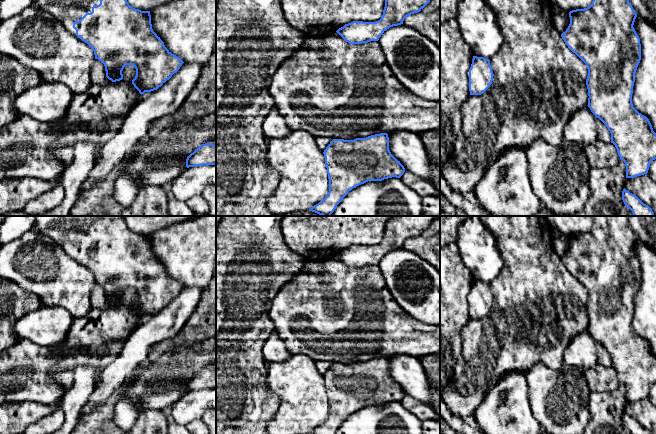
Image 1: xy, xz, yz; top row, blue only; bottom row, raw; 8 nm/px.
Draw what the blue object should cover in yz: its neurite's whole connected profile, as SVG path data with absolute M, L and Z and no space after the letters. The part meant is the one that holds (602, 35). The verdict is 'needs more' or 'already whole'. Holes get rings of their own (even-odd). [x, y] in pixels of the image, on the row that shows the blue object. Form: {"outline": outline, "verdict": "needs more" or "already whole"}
{"outline": "M593 0L592 4L584 9L576 9L569 12L570 24L565 32L561 34L562 39L568 48L575 53L587 66L588 76L586 79L586 85L588 89L588 107L596 118L599 118L608 128L611 133L611 143L613 143L617 149L618 155L621 160L624 161L626 166L626 178L634 178L648 173L650 163L656 159L656 133L653 131L652 125L649 119L639 113L632 104L633 86L635 82L635 73L641 60L641 44L640 38L637 35L633 25L637 14L633 9L629 0Z", "verdict": "already whole"}

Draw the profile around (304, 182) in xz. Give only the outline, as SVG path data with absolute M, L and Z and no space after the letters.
M292 130L285 138L267 141L268 165L280 174L276 191L267 199L267 208L274 216L284 216L292 212L308 211L322 201L329 192L329 179L323 152L318 148L315 137L303 130Z

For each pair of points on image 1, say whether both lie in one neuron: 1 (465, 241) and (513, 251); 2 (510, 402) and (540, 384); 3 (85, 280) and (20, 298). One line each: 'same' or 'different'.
1: different
2: different
3: different

